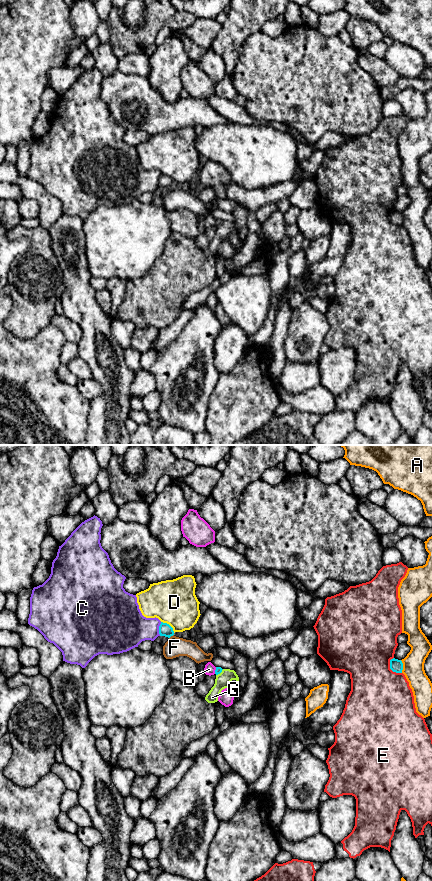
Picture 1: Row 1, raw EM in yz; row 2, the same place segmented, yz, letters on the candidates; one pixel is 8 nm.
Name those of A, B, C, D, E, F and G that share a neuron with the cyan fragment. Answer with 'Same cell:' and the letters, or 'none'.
Same cell: none

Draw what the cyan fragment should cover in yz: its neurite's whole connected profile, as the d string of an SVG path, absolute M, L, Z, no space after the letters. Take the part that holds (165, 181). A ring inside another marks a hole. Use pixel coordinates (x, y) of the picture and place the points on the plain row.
M161 174L159 178L159 186L160 188L165 188L165 189L170 190L171 188L174 187L174 183L173 183L173 180L169 176Z

